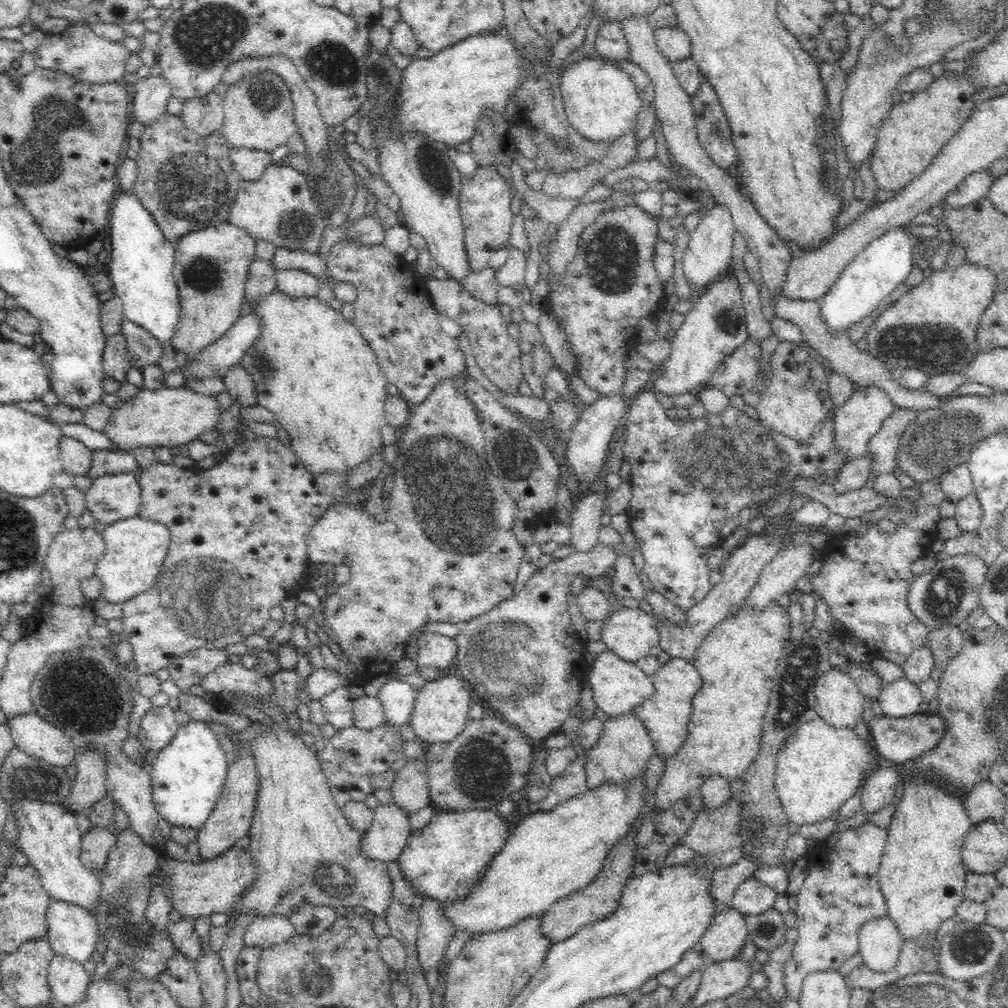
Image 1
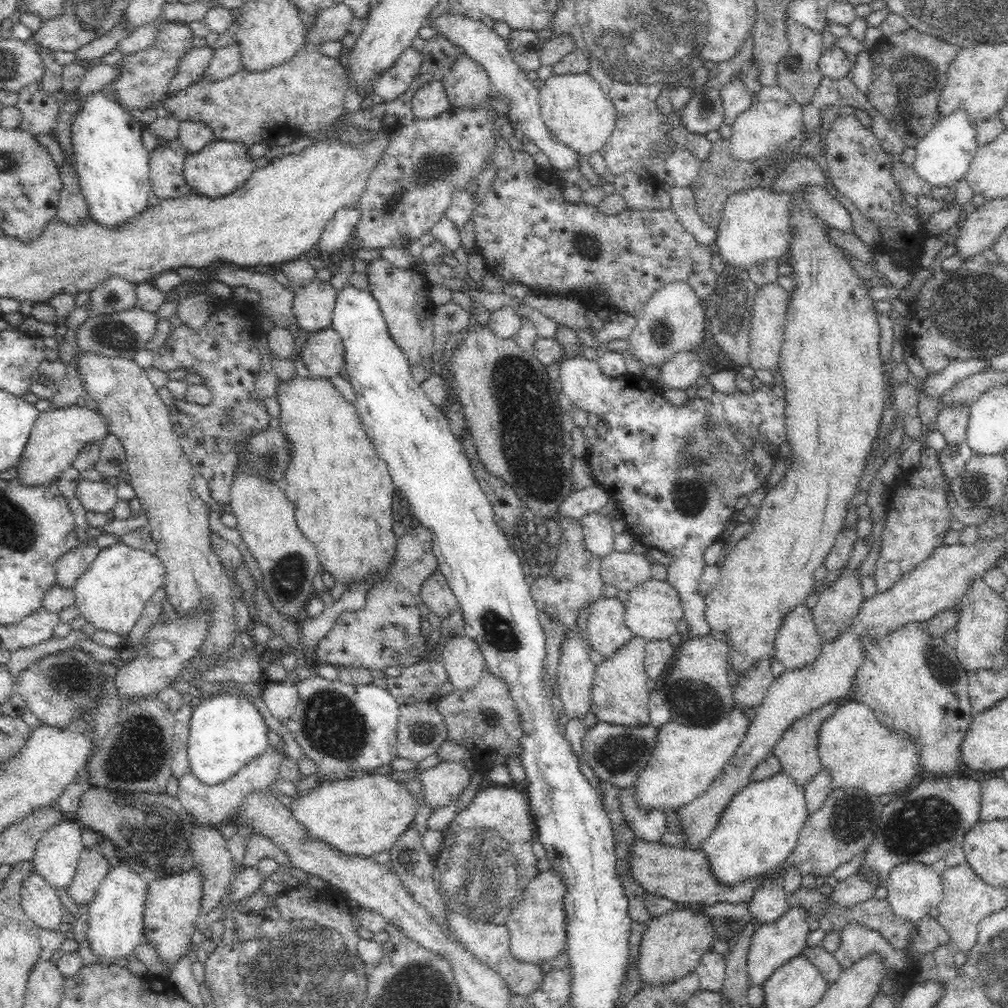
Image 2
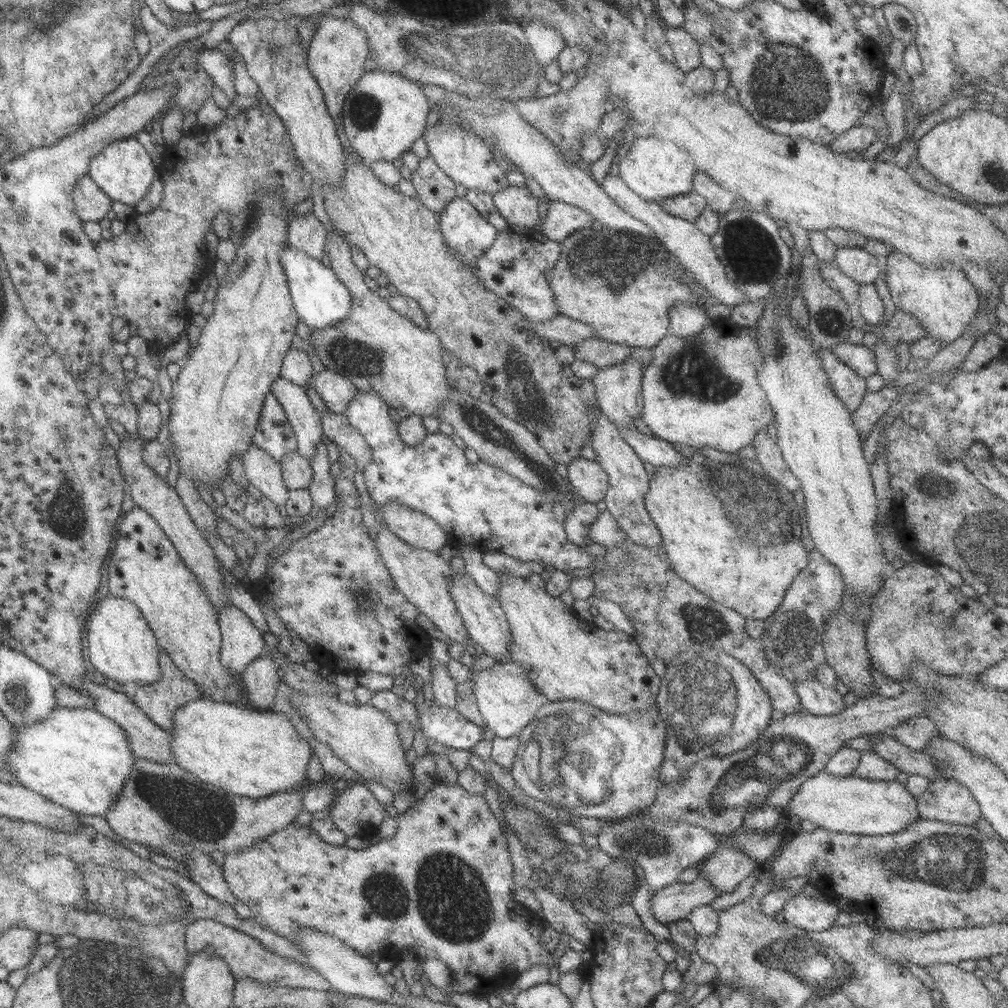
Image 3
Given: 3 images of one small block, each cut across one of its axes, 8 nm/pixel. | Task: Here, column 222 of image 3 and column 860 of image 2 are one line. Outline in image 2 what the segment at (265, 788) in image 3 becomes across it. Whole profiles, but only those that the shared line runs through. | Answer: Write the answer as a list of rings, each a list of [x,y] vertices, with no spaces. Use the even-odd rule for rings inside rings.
[[[847,699],[818,729],[818,756],[830,771],[833,789],[861,788],[871,795],[894,794],[920,772],[919,750],[910,737],[880,724],[870,707]]]

